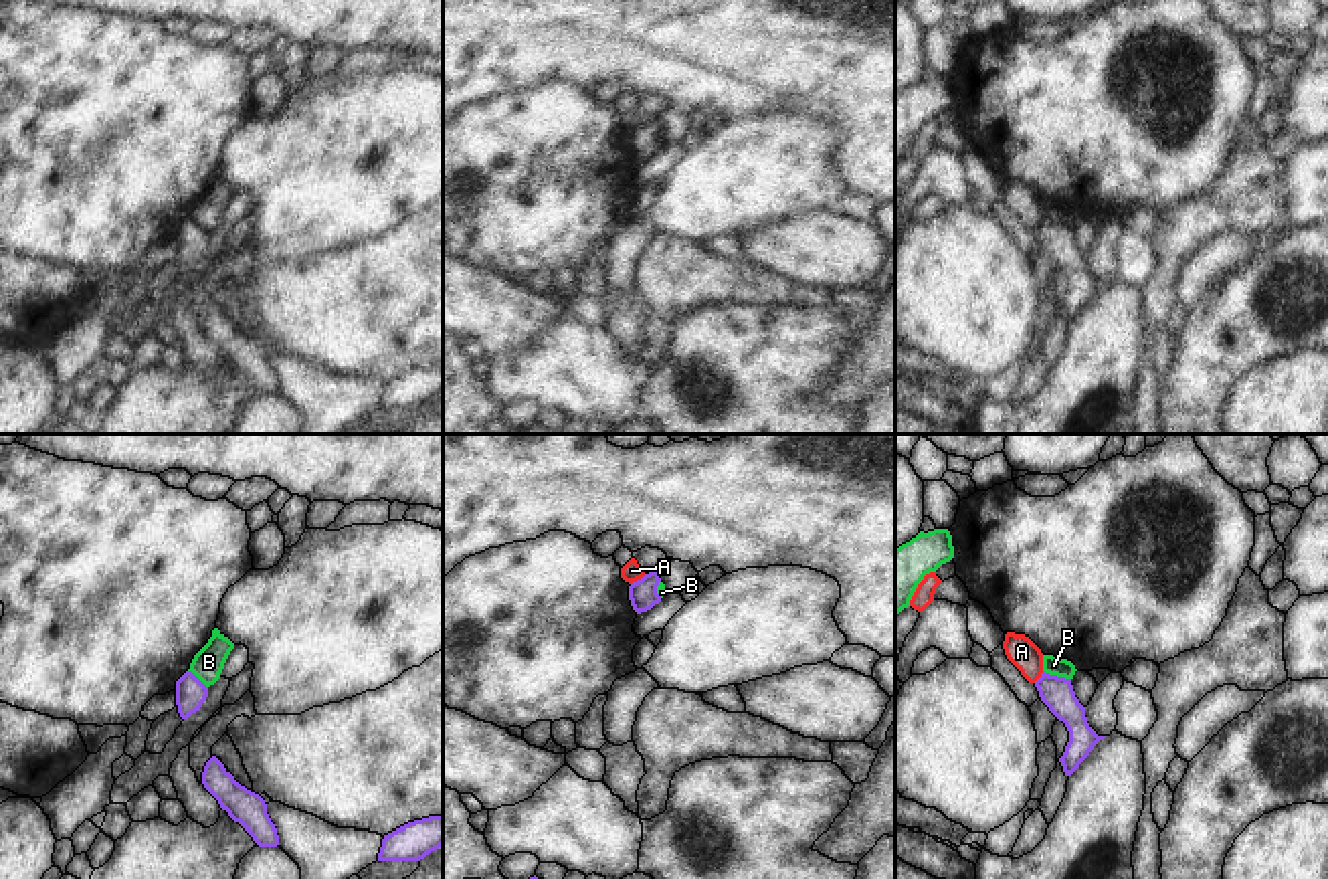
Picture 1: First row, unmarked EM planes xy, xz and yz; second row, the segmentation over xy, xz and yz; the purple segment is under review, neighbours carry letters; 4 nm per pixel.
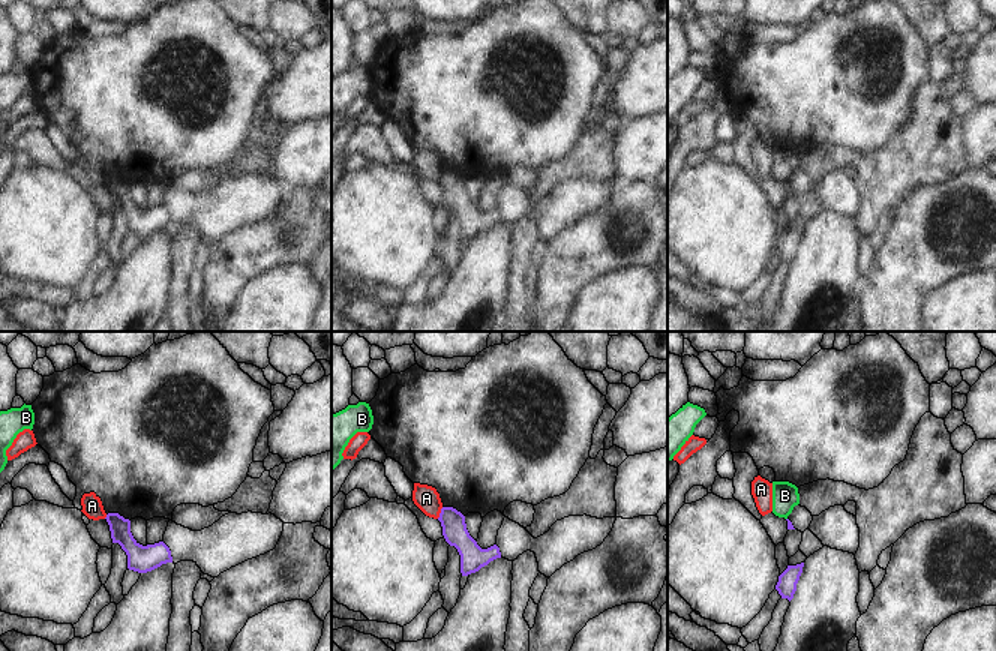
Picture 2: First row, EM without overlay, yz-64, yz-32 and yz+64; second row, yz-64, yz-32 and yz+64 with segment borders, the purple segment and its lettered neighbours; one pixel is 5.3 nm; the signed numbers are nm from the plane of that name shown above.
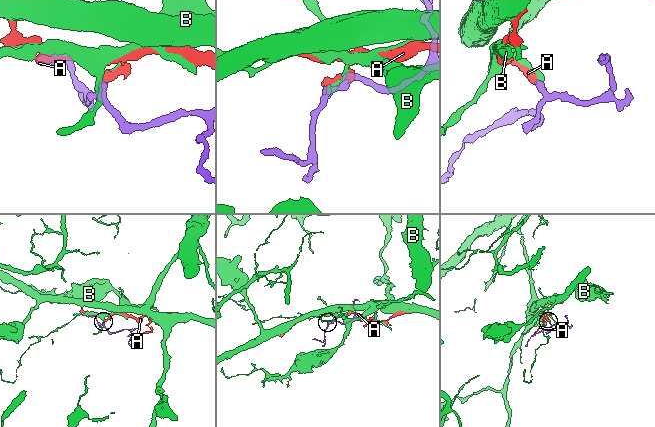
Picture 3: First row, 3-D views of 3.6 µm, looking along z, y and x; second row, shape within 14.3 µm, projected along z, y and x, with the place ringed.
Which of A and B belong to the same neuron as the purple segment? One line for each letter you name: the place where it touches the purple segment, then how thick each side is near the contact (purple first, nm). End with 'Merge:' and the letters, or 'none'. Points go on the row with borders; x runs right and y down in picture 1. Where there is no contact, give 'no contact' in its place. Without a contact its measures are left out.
Merge: none

